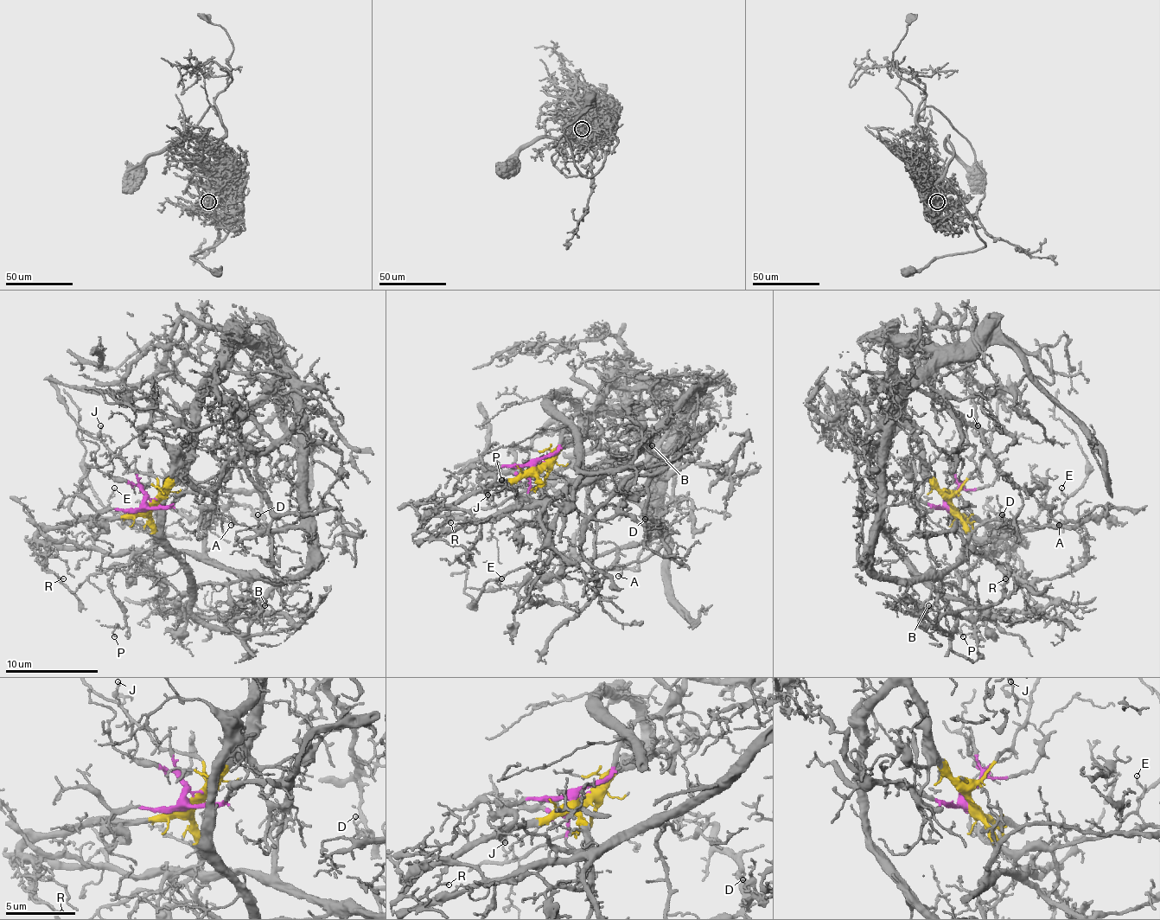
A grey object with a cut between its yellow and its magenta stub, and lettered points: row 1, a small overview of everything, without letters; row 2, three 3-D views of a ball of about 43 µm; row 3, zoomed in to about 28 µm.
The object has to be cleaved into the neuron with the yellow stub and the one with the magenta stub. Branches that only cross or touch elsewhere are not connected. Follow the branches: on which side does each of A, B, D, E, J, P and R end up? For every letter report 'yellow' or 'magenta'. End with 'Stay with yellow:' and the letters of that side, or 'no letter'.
A: magenta
B: yellow
D: magenta
E: yellow
J: yellow
P: yellow
R: yellow
Stay with yellow: B, E, J, P, R

